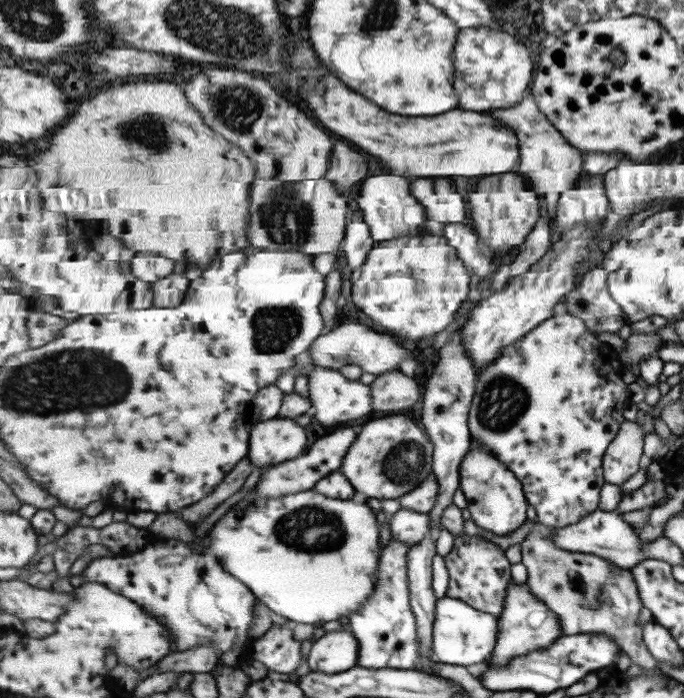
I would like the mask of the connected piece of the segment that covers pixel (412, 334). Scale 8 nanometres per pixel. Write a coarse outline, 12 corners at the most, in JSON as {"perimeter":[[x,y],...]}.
{"perimeter":[[448,238],[378,241],[353,302],[367,324],[433,338],[469,296]]}

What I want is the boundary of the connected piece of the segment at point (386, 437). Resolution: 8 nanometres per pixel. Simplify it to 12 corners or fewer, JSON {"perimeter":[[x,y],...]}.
{"perimeter":[[410,413],[369,420],[341,470],[371,498],[401,498],[433,473]]}

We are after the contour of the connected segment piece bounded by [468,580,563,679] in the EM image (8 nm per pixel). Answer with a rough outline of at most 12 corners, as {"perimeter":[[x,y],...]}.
{"perimeter":[[511,580],[490,666],[544,650],[563,636],[557,612]]}

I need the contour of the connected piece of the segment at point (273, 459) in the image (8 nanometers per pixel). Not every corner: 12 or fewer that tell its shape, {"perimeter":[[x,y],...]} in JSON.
{"perimeter":[[279,416],[250,434],[251,464],[263,470],[301,456],[304,426]]}

